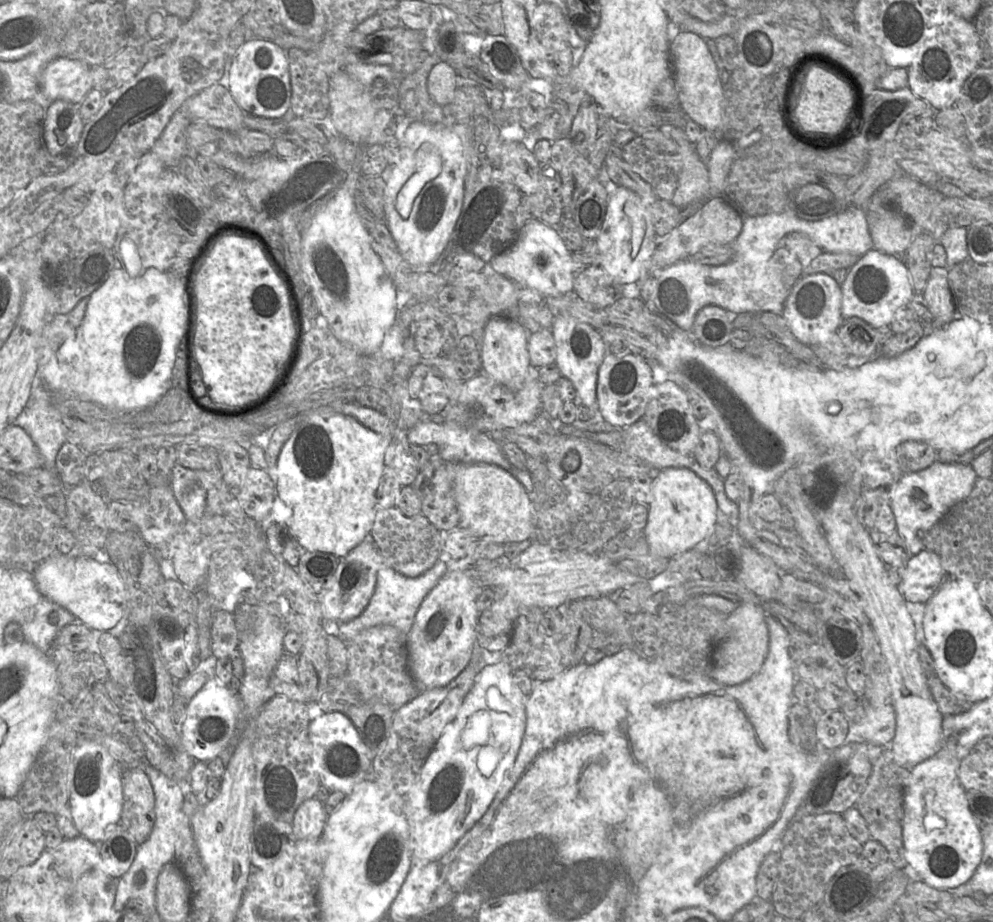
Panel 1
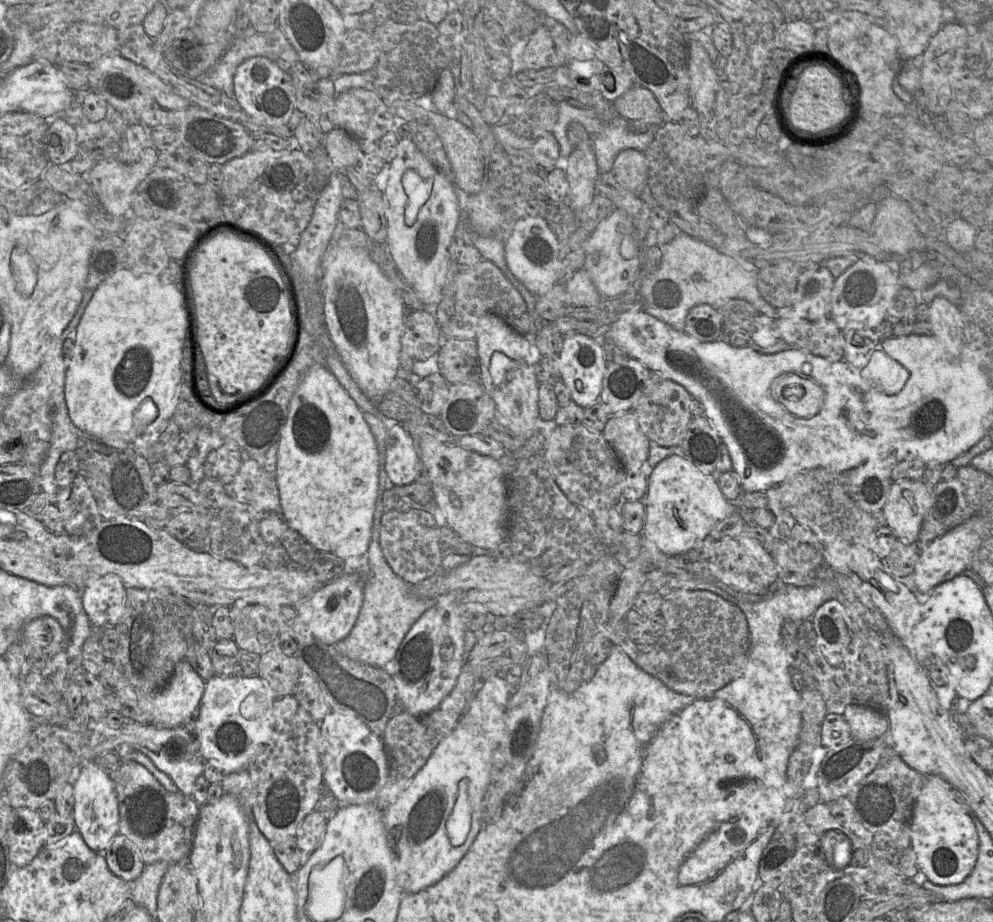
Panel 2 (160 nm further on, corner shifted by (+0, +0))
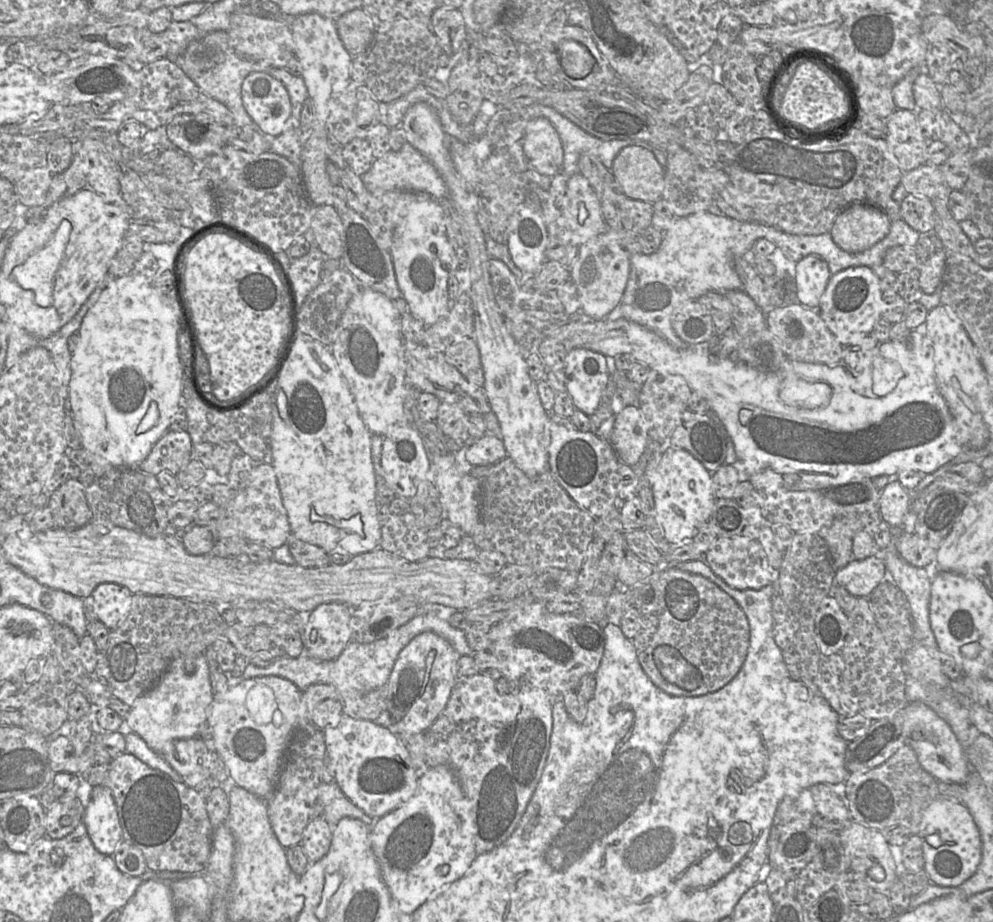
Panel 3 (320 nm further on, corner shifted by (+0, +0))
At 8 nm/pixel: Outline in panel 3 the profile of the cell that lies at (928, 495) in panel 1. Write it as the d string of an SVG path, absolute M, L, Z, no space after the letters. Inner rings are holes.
M890 479L881 490L878 510L891 527L903 526L911 511L911 493L897 479Z

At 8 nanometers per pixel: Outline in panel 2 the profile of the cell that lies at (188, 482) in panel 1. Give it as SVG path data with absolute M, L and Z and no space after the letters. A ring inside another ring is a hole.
M195 427L188 432L183 432L187 436L188 442L188 459L185 465L188 467L190 471L190 483L193 486L198 484L202 479L205 478L204 475L204 462L207 454L211 450L218 449L221 444L224 442L223 439L219 437L216 433L216 429L210 429L207 427Z

